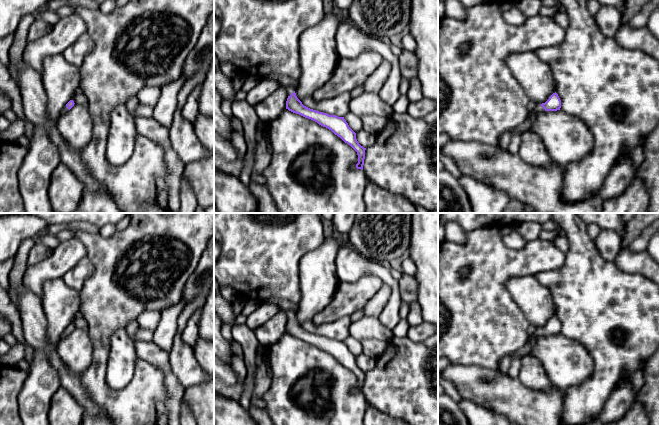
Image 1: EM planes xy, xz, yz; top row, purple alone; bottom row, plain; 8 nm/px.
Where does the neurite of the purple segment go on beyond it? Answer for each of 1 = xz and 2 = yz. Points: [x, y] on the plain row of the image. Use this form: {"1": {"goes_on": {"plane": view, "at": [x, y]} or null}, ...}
{"1": {"goes_on": {"plane": "xz", "at": [289, 313]}}, "2": {"goes_on": {"plane": "yz", "at": [504, 363]}}}

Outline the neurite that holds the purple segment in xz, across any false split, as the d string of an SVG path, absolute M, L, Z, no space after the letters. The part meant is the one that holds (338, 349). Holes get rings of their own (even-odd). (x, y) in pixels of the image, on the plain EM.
M287 310L285 313L288 317L286 333L317 346L319 349L328 352L335 359L340 361L357 376L358 387L356 388L356 392L363 394L366 372L359 368L356 363L356 357L349 351L344 341L329 339L327 337L310 333L304 330L297 322L295 312Z

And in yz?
M555 316L549 321L549 323L545 327L537 328L535 334L529 337L523 347L518 349L510 356L505 356L501 358L498 362L498 367L496 371L503 375L508 374L512 360L514 358L522 358L524 355L528 354L536 338L541 337L543 335L557 335L560 334L560 332L561 324L558 318Z

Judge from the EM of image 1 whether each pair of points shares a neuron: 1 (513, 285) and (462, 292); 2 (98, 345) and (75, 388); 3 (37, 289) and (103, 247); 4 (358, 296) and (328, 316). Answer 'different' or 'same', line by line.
1: different
2: different
3: different
4: same

